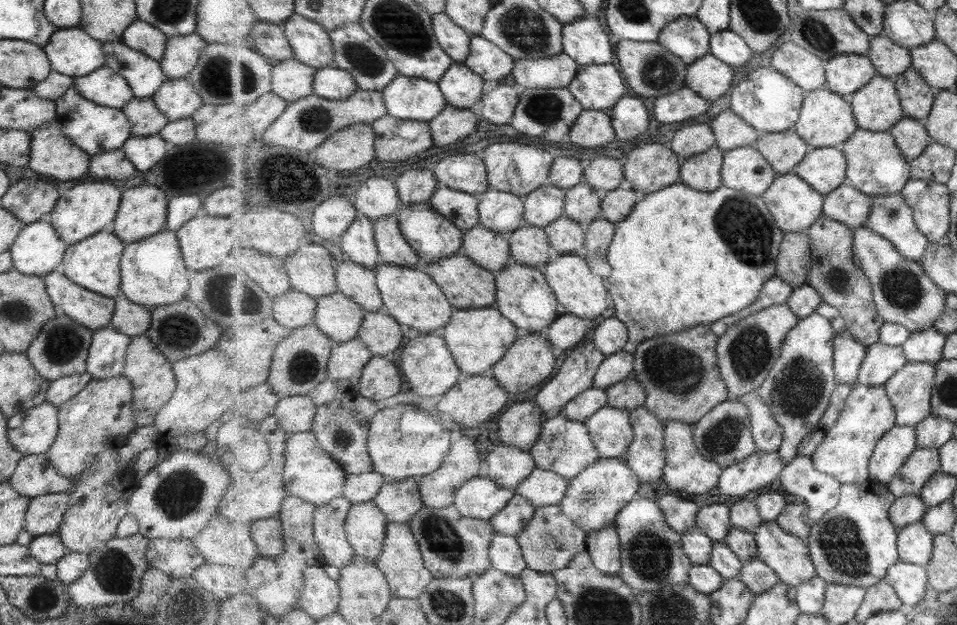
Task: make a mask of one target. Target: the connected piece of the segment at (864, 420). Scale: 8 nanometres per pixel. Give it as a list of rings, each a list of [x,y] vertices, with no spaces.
[[[857,383],[847,399],[839,421],[827,432],[818,451],[810,458],[819,472],[838,477],[842,484],[870,479],[870,463],[879,439],[896,426],[896,411],[884,386]]]

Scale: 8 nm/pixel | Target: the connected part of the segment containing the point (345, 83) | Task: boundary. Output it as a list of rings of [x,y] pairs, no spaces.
[[[337,66],[318,69],[315,75],[314,93],[331,100],[353,96],[359,90],[358,81],[351,72]]]

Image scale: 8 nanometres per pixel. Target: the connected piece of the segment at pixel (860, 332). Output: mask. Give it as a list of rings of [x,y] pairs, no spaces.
[[[821,215],[807,231],[813,245],[814,262],[808,283],[819,291],[822,302],[838,308],[846,320],[847,329],[856,341],[868,347],[880,341],[880,332],[886,320],[878,311],[874,301],[874,289],[866,272],[859,266],[854,253],[856,229],[842,221]]]

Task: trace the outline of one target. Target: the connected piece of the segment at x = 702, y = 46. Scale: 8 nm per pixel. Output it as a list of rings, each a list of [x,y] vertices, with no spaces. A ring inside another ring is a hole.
[[[681,16],[670,22],[659,37],[658,43],[688,65],[711,52],[710,29],[696,16]]]

